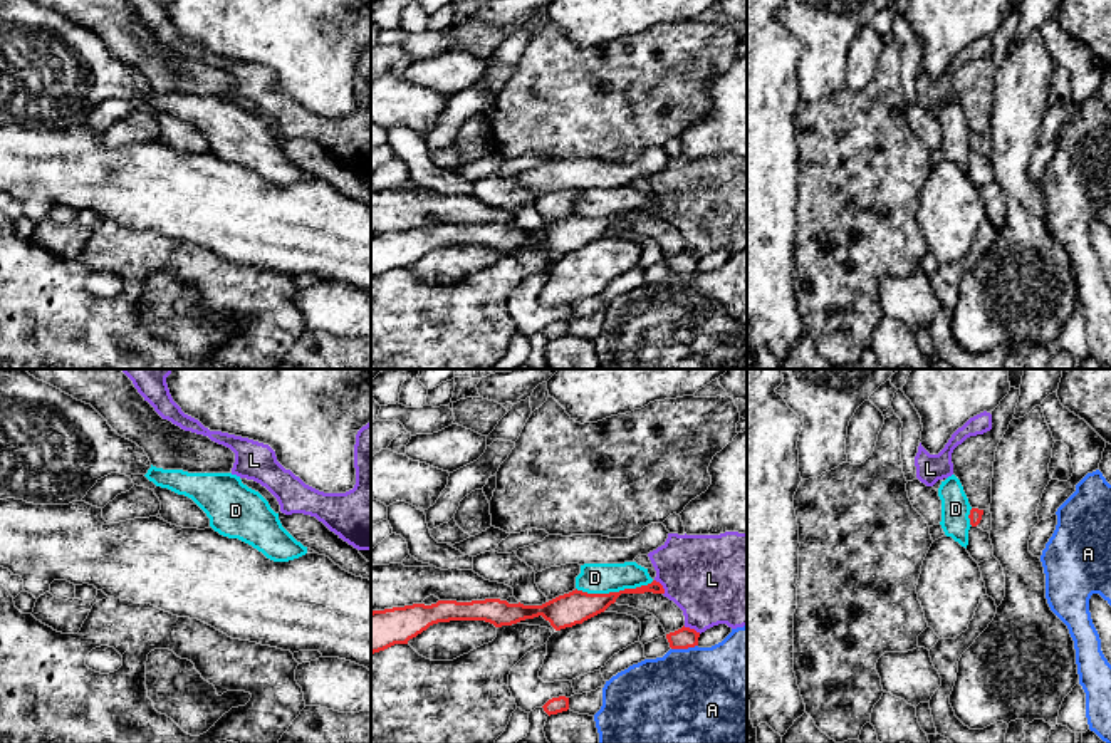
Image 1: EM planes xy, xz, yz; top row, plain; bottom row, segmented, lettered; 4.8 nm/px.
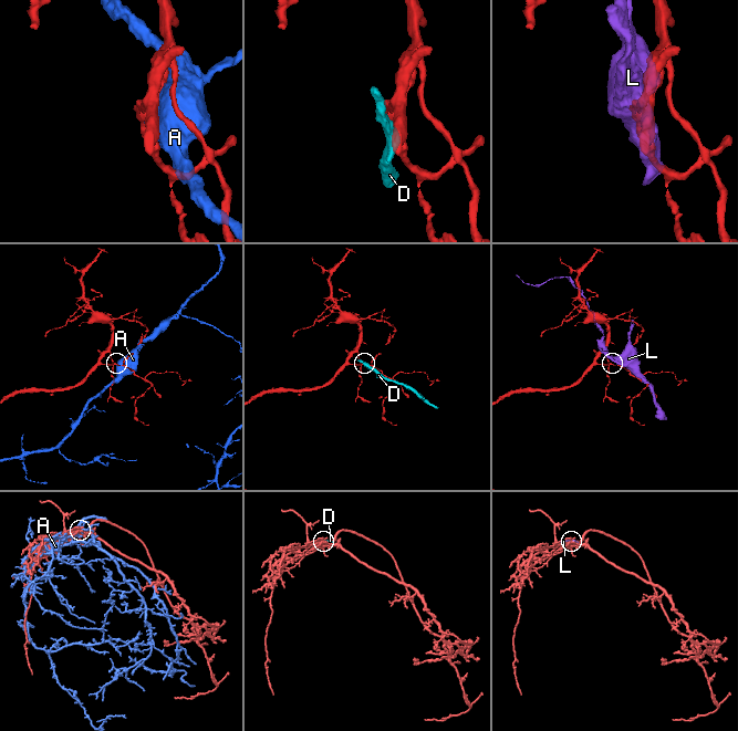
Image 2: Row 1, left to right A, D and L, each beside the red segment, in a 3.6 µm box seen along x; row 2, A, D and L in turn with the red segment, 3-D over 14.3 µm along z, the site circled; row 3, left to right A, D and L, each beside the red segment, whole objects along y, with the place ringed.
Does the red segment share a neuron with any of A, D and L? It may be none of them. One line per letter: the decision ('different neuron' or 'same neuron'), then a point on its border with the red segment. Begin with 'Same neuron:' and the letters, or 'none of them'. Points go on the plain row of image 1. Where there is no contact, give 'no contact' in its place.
Same neuron: none of them
A: different neuron; contact xz (683, 272)
D: different neuron; contact xz (615, 217)
L: different neuron; contact xz (662, 212)

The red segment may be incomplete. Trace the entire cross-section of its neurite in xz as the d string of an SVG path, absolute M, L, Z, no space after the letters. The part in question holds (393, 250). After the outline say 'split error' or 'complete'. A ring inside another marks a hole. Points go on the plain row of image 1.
M660 206L609 218L572 215L542 230L509 228L500 223L472 226L438 225L436 228L413 228L371 236L371 278L394 268L408 268L430 250L450 245L485 245L495 252L512 250L542 240L556 255L582 248L604 236L621 218L665 218Z; complete

